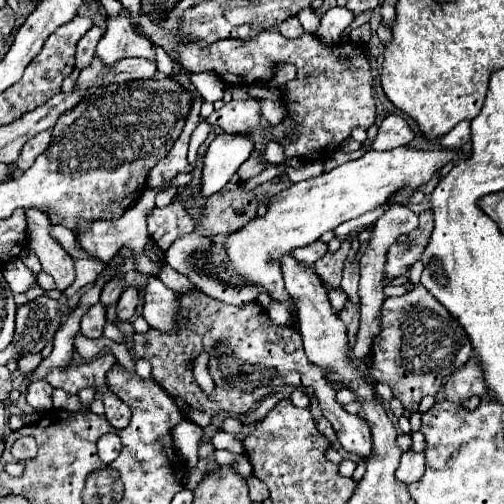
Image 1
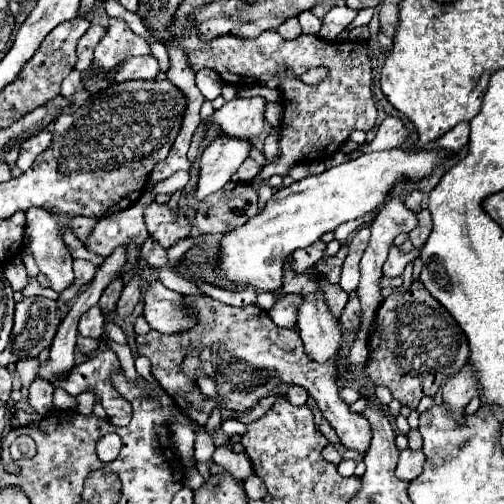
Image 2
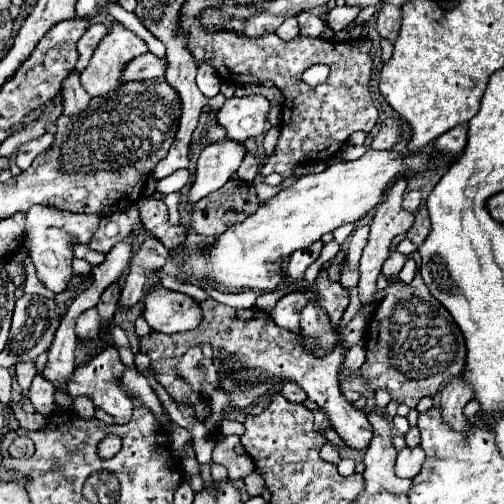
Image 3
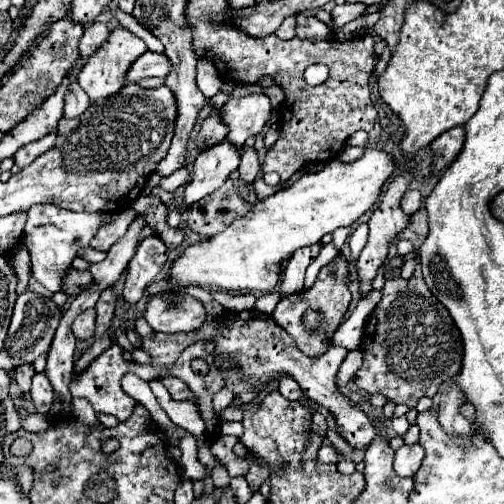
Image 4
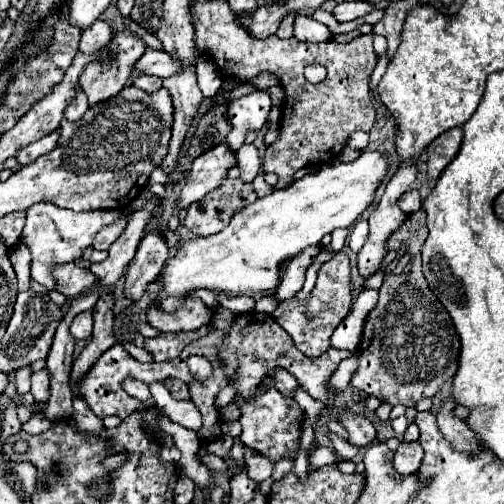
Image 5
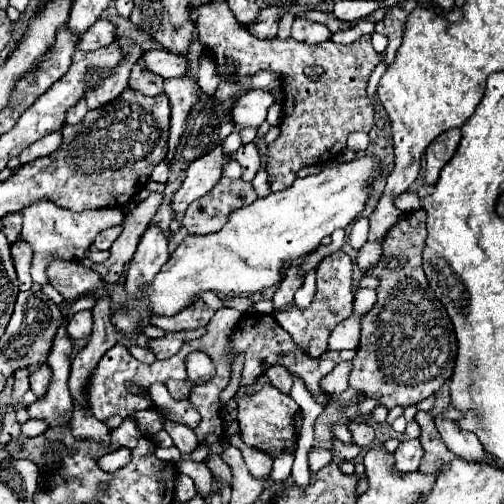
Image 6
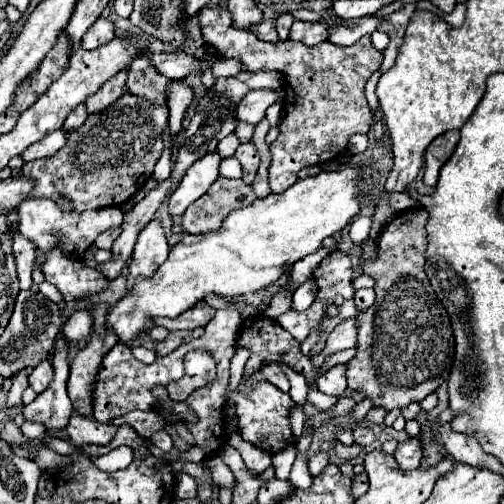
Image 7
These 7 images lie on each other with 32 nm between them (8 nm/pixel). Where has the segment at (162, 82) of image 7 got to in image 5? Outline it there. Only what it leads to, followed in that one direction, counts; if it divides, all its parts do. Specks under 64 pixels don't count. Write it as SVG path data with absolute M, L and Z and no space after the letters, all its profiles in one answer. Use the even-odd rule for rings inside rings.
M138 76L138 78L134 78L132 80L132 84L136 86L136 88L142 88L142 90L146 90L146 92L156 92L160 86L162 86L162 78L156 78L156 76Z

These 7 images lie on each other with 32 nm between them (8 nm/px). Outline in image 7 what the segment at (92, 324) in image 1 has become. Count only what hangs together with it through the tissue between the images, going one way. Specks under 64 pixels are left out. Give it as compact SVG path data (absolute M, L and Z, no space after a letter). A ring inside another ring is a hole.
M88 310L74 312L64 324L66 340L84 340L90 336L90 332L92 332L92 316Z

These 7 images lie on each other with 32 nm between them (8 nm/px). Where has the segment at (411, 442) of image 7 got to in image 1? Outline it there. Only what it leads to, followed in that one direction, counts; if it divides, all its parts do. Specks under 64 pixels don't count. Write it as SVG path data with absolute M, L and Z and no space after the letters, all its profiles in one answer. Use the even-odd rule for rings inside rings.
M404 452L400 458L400 466L396 470L396 480L402 484L412 484L414 480L420 480L424 474L424 454L422 452Z

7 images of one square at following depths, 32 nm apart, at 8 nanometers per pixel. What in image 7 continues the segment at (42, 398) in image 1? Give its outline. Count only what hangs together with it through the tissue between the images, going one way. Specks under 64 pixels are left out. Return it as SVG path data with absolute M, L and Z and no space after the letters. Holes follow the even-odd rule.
M46 358L46 360L40 362L40 364L34 368L34 372L30 374L30 386L32 386L32 390L34 390L36 394L44 392L44 388L48 388L48 384L50 384L52 376L54 376L52 364L50 364L50 358Z

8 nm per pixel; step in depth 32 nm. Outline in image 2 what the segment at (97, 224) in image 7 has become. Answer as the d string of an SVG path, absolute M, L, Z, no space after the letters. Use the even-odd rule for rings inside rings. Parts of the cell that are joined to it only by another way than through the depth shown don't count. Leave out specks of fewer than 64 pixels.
M30 208L26 212L28 250L34 254L40 272L50 278L52 290L56 292L66 290L74 280L72 256L60 238L62 226L58 216L48 210ZM78 216L78 218L74 218L74 220L70 222L70 230L72 230L76 236L80 236L80 240L86 240L86 236L92 232L94 224L96 224L96 218Z

